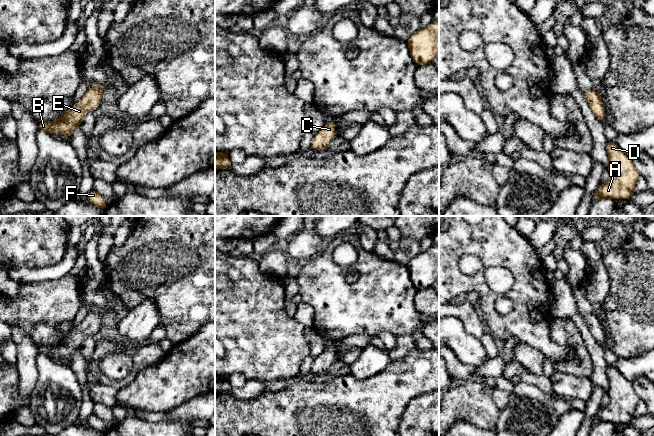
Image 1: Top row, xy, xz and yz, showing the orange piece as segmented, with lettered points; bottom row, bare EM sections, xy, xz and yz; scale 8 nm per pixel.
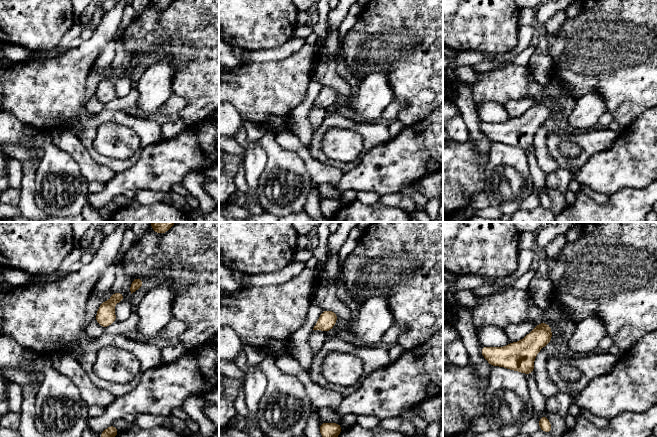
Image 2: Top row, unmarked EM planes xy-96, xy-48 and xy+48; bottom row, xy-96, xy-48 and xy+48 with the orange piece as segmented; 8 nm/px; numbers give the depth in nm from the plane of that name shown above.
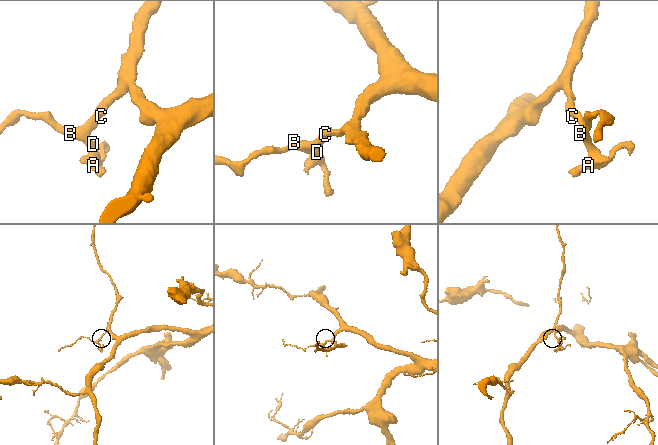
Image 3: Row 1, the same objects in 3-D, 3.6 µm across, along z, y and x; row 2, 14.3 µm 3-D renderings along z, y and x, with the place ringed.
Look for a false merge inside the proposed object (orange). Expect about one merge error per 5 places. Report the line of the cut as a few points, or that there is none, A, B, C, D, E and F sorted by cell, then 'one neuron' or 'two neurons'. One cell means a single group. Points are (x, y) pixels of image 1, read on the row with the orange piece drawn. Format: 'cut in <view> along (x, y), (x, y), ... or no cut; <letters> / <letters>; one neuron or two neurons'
no cut; A B C D E F; one neuron

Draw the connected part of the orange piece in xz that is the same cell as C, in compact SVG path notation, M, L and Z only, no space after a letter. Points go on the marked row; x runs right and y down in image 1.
M326 122L325 126L314 135L310 149L323 150L327 148L335 135L336 127L334 122Z

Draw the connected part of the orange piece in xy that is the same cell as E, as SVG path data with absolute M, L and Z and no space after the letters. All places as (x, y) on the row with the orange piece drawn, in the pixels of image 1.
M93 83L86 94L70 110L63 111L56 120L52 122L38 121L38 129L51 135L65 135L70 139L75 127L83 124L86 113L98 110L104 89L101 84Z

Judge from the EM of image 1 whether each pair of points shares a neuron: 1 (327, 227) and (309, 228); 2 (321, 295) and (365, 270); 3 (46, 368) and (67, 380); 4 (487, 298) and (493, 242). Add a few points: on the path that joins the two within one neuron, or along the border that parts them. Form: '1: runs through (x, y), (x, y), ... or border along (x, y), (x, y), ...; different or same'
1: border along (314, 226), (314, 231), (321, 238); different
2: runs through (334, 295), (348, 295), (360, 283); same
3: runs through (51, 373), (58, 380), (62, 380); same
4: runs through (467, 283), (454, 270), (454, 257), (472, 242); same

